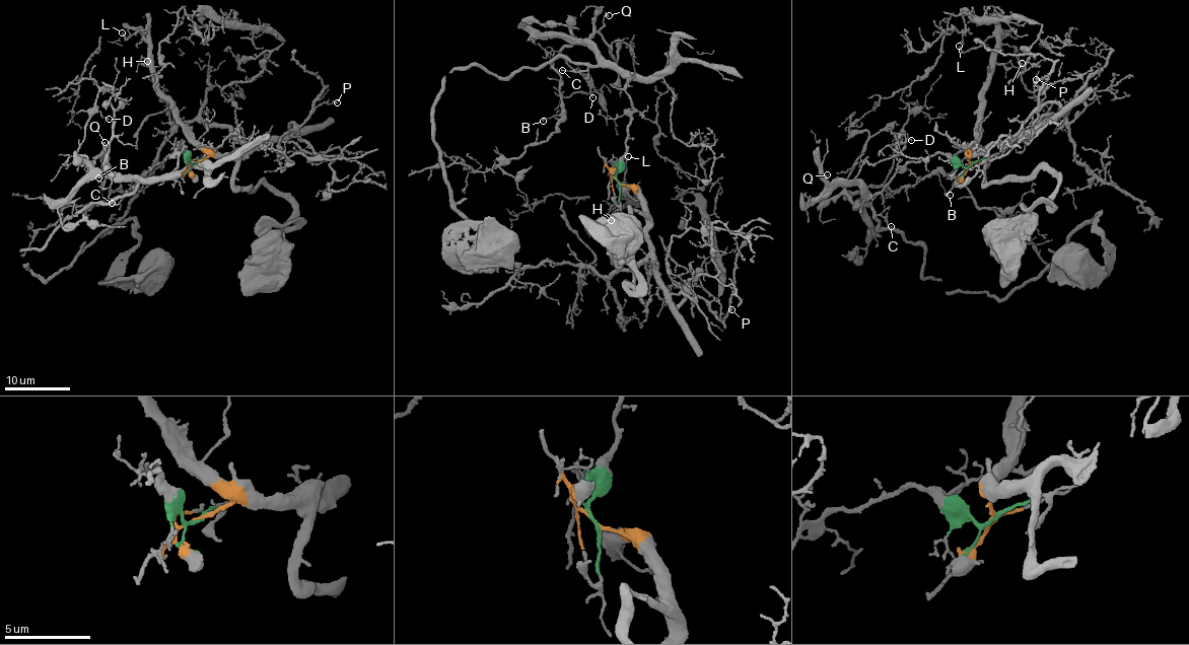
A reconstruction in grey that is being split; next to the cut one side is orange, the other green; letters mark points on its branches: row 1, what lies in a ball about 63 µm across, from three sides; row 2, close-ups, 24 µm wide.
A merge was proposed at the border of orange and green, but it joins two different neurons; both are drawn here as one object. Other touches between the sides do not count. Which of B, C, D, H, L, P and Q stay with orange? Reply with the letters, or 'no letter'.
H, L, P

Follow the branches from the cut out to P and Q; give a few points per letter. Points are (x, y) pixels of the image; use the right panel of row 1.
P: (969, 165), (970, 155), (1033, 135), (1051, 122), (1060, 108), (1039, 104), (1036, 85), (1048, 78), (1036, 79)
Q: (969, 165), (955, 164), (935, 153), (908, 163), (882, 190), (855, 204), (840, 181), (831, 184), (827, 175)

